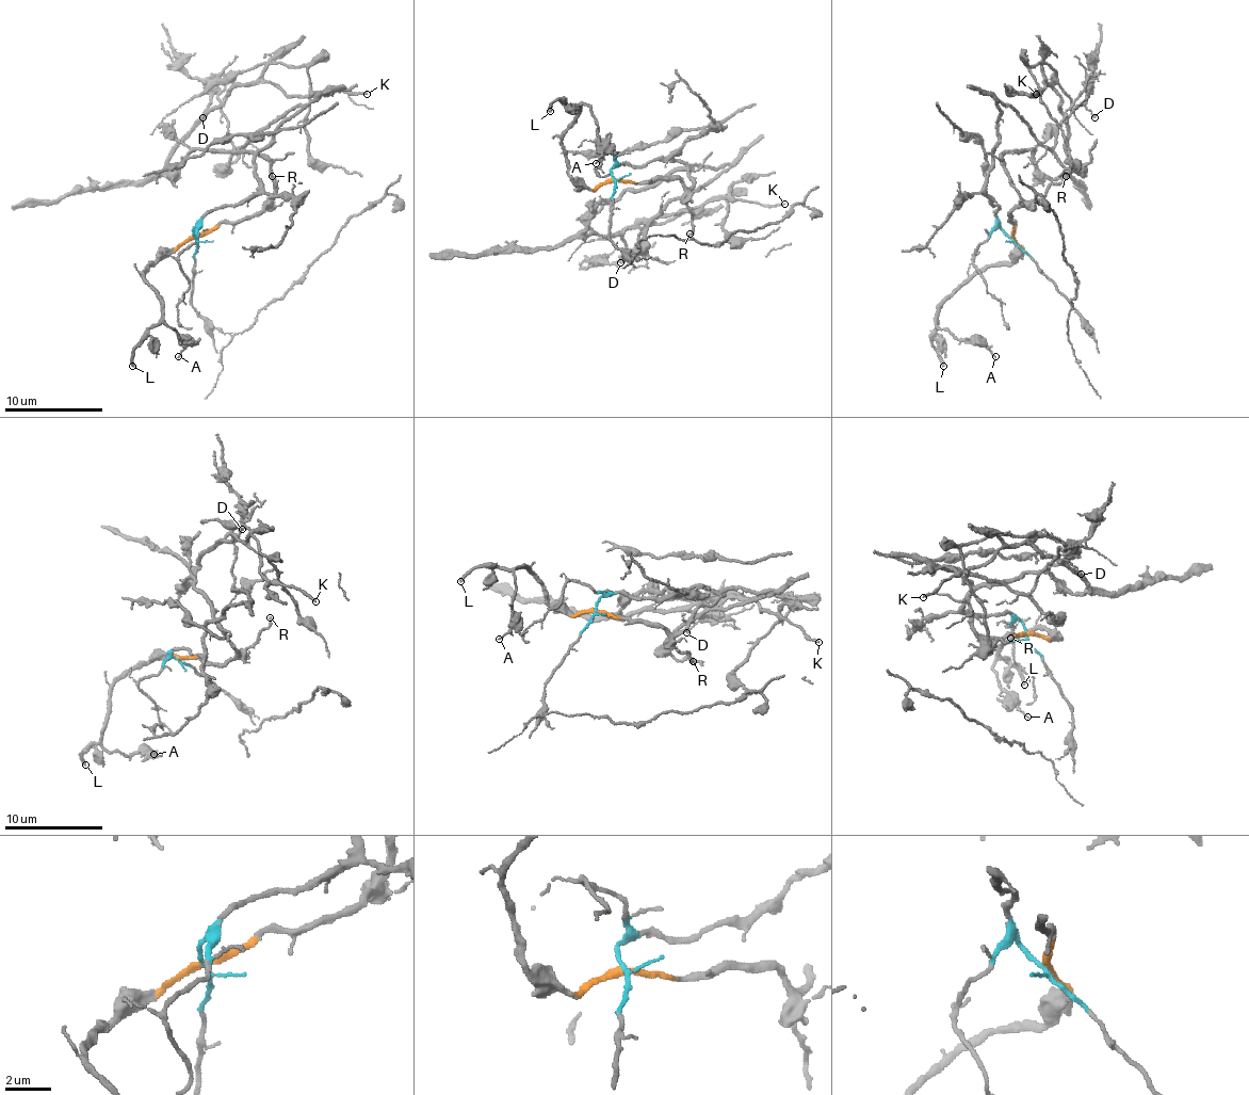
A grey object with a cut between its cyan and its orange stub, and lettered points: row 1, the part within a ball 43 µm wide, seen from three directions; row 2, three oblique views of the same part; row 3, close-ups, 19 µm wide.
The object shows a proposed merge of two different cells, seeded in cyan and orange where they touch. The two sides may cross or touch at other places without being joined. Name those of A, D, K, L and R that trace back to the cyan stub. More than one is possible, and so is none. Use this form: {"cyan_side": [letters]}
{"cyan_side": []}

